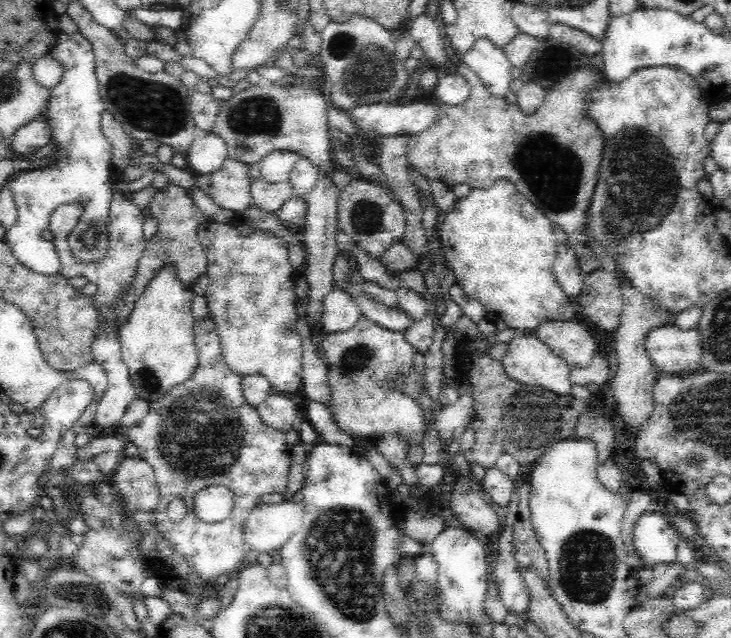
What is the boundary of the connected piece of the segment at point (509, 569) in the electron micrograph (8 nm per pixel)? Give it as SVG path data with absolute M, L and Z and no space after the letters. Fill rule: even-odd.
M518 486L514 488L514 500L508 502L508 514L504 514L504 532L500 536L500 546L498 546L498 560L492 564L494 580L498 580L500 586L500 600L506 606L510 614L524 616L530 606L530 594L524 584L520 564L514 556L514 546L512 546L512 536L514 536L514 526L516 526L516 516L518 516L518 504L520 504L520 494Z

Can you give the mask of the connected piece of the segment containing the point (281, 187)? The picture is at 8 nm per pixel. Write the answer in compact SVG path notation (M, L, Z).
M260 178L260 180L252 182L250 194L252 194L252 202L256 204L256 208L260 208L264 212L272 212L272 214L276 214L276 210L284 202L288 202L290 198L296 198L290 180L286 184L270 184Z

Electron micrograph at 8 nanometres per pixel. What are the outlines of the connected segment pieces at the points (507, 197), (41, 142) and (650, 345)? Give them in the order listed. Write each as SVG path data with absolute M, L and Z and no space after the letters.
M498 180L488 190L472 190L466 198L460 198L444 216L438 230L448 260L446 268L454 272L456 284L466 292L468 298L484 304L486 318L496 326L536 332L542 322L572 322L576 318L576 302L566 298L554 274L558 250L554 224L510 180Z
M42 116L42 118L30 120L24 126L20 126L10 140L10 148L20 156L28 156L28 154L34 154L36 150L44 148L50 142L52 142L52 138L50 138L50 130L48 130L48 120Z
M674 324L662 326L648 332L644 348L660 374L676 376L676 372L700 368L698 330L680 330Z

